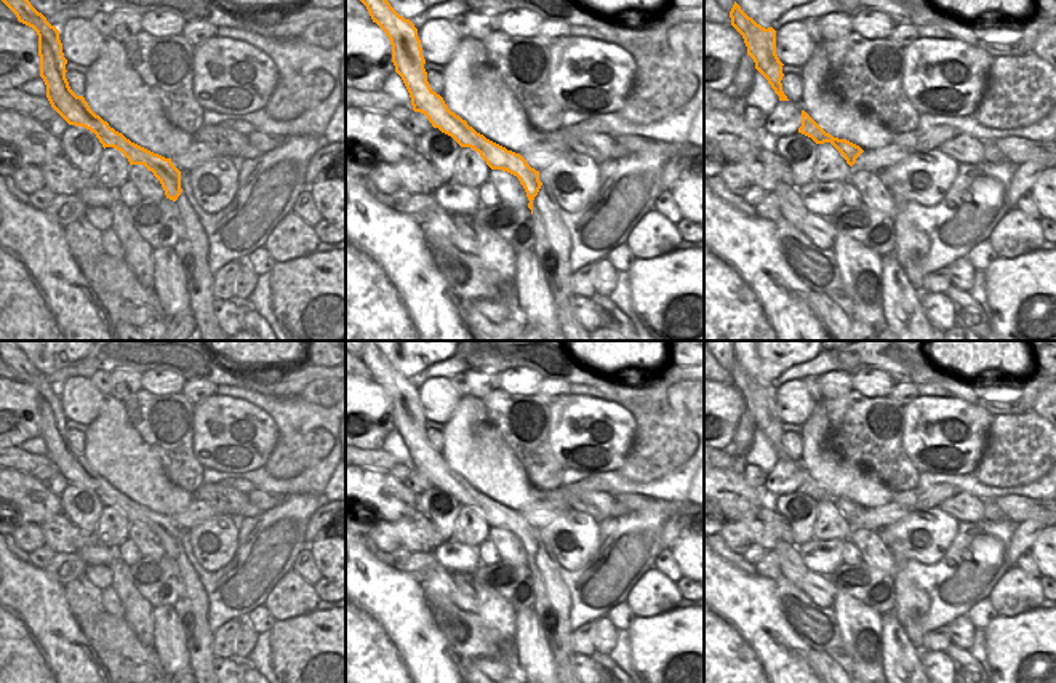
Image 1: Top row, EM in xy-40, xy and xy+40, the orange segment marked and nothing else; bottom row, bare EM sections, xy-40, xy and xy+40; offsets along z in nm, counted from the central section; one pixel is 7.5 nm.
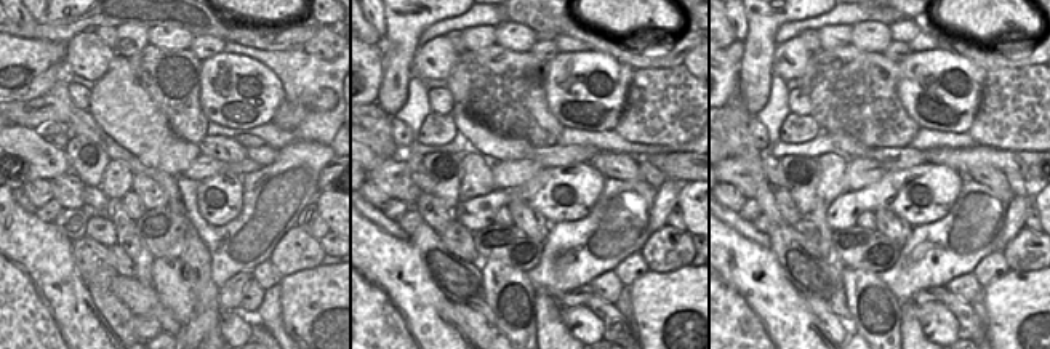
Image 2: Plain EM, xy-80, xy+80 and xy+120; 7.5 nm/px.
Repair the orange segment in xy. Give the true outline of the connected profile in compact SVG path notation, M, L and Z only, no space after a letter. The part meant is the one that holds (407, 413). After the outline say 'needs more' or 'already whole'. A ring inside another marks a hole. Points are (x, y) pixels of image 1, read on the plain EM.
M365 341L360 360L366 365L373 381L390 398L392 421L410 451L413 469L424 472L434 486L451 494L461 505L478 510L491 528L502 528L518 536L533 573L536 590L533 609L549 641L558 681L581 683L571 670L574 653L571 649L570 590L558 577L555 565L539 539L539 529L531 526L520 512L486 497L448 467L443 456L427 440L418 387L390 365L374 341Z; needs more

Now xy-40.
M0 341L2 360L16 373L18 379L32 385L38 393L40 435L46 443L51 465L69 481L83 485L96 493L102 505L120 509L130 523L144 523L160 539L166 557L178 563L179 597L174 611L186 635L190 669L197 683L218 683L213 670L213 632L206 619L210 600L181 547L181 529L171 517L154 512L115 489L96 473L83 454L77 454L66 437L67 417L62 411L59 389L38 371L19 349L16 341Z; needs more

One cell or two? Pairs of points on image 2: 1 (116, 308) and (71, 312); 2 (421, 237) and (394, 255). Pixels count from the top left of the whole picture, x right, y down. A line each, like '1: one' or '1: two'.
1: two
2: two

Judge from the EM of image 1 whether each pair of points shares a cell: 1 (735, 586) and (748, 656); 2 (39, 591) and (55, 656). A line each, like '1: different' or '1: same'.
1: same
2: same

